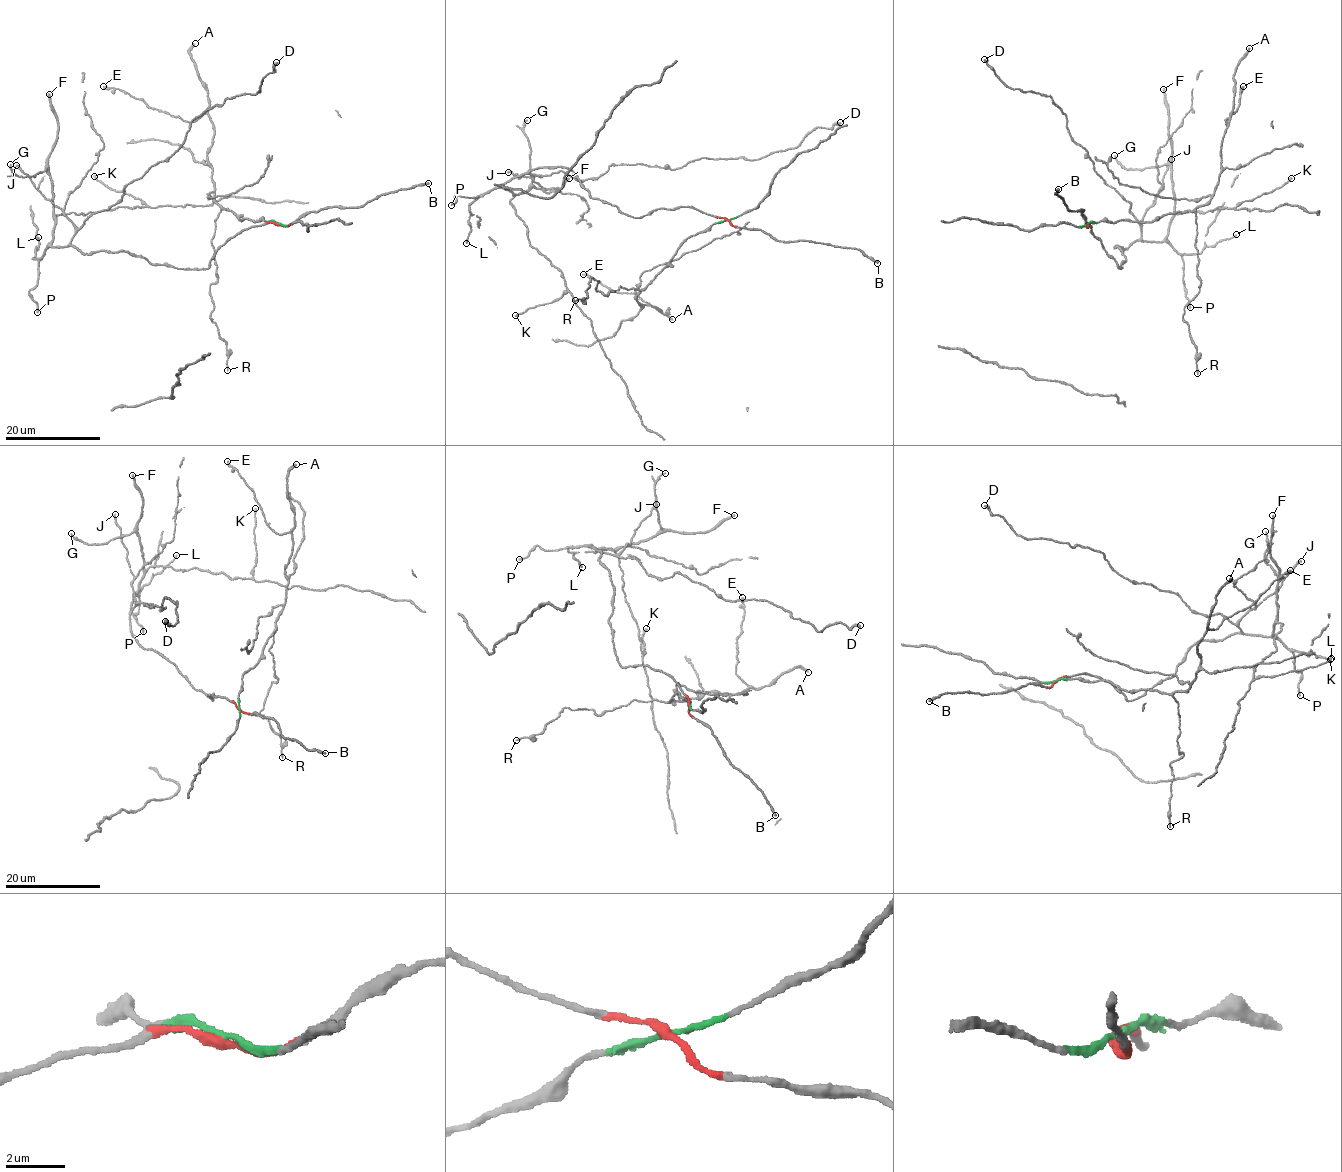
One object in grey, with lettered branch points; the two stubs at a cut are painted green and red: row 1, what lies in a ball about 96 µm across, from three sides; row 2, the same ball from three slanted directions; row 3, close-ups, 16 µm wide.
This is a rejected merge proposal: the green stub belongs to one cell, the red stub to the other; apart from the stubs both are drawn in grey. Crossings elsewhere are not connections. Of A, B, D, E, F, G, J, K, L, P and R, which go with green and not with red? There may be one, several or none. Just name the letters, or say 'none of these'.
A, E, R

